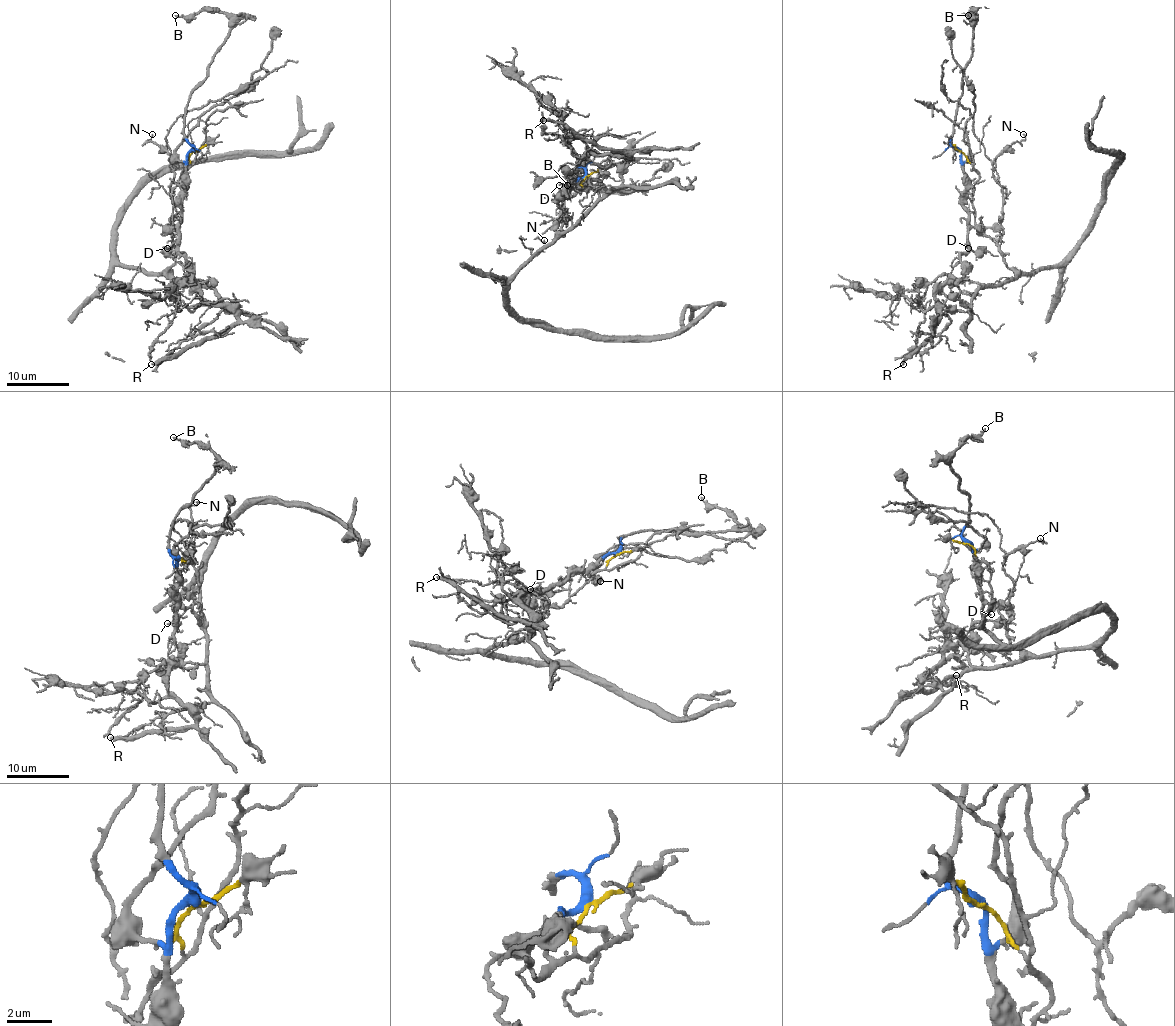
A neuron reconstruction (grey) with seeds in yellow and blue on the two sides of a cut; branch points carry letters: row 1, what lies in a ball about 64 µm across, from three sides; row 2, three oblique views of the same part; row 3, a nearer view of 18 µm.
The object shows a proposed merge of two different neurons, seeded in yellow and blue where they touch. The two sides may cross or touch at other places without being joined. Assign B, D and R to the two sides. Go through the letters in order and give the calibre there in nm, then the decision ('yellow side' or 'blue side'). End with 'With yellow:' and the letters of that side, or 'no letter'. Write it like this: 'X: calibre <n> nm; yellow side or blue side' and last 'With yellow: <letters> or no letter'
B: calibre 170 nm; blue side
D: calibre 120 nm; blue side
R: calibre 320 nm; blue side
With yellow: no letter

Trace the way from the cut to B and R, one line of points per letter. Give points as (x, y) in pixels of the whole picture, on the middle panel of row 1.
B: (585, 175), (580, 167), (576, 170), (585, 180), (598, 180), (607, 189), (621, 191), (566, 184)
R: (585, 175), (571, 184), (580, 180), (583, 162), (593, 153), (629, 154), (594, 147), (560, 123), (543, 120)

